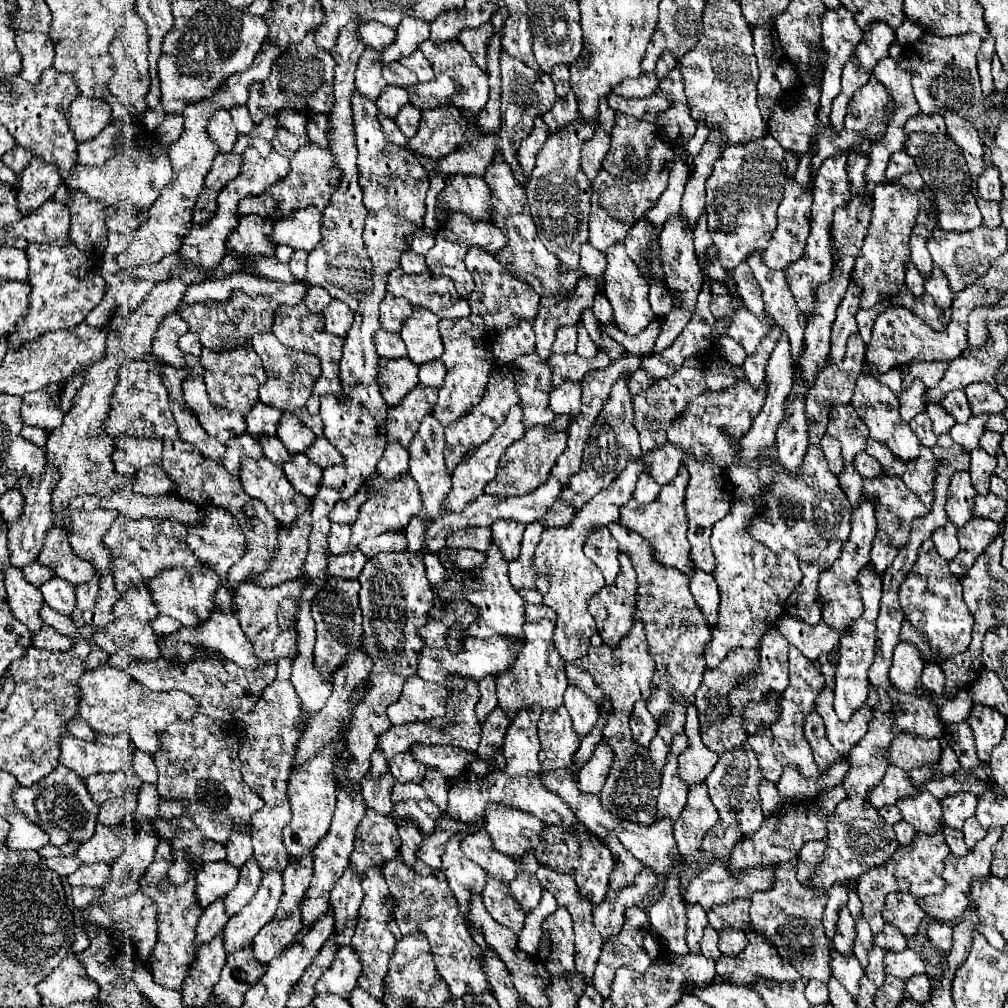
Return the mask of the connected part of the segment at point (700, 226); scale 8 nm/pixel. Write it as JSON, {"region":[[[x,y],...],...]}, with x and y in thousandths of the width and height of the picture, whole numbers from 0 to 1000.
{"region":[[[695,215],[695,219],[691,219],[691,227],[689,227],[689,249],[693,253],[693,261],[697,259],[699,255],[699,249],[701,245],[705,243],[705,233],[701,229],[701,219],[699,215]]]}

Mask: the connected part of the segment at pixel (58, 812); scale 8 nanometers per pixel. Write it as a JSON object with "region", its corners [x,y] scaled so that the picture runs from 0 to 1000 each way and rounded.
{"region":[[[55,761],[49,769],[39,773],[31,781],[17,781],[13,783],[13,797],[15,801],[29,811],[35,818],[39,818],[47,828],[49,836],[55,840],[61,840],[68,834],[82,836],[94,826],[94,814],[96,814],[96,799],[90,795],[90,789],[78,769],[72,769],[72,765],[64,761]]]}

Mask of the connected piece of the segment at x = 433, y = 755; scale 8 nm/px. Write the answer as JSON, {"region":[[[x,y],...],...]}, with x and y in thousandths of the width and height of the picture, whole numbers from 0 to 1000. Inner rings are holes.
{"region":[[[410,737],[406,747],[410,753],[418,755],[420,759],[434,763],[441,771],[453,771],[459,763],[463,763],[465,755],[471,751],[471,747],[457,745],[455,741],[445,741],[445,739],[420,739],[420,737]]]}

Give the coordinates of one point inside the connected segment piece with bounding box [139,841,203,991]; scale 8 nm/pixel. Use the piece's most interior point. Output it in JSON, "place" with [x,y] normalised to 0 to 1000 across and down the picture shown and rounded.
{"place":[176,905]}

